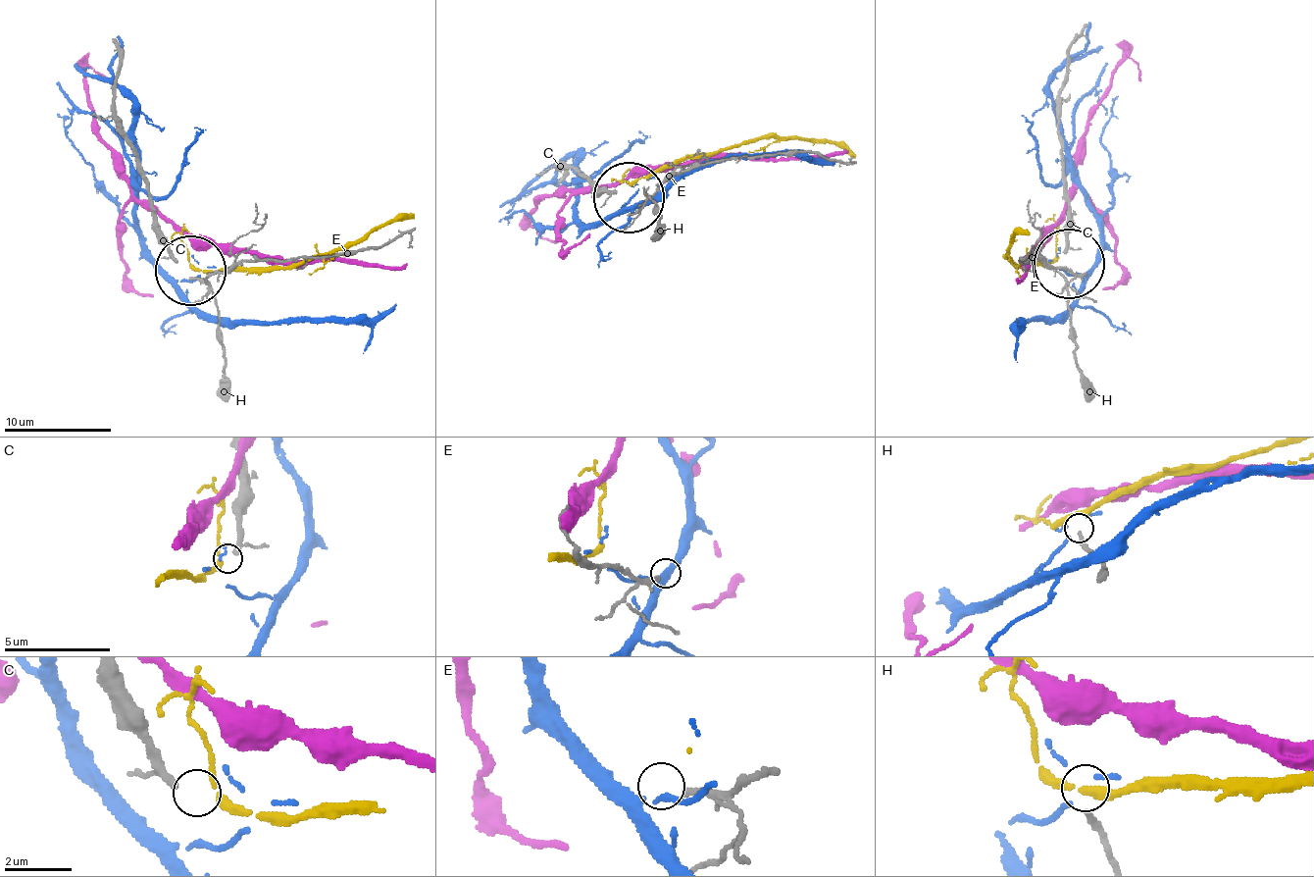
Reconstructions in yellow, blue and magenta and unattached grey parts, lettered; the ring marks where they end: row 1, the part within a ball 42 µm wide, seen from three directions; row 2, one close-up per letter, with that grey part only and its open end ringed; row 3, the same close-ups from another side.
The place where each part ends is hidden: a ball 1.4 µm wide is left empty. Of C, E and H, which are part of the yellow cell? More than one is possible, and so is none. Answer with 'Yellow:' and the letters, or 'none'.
Yellow: C

